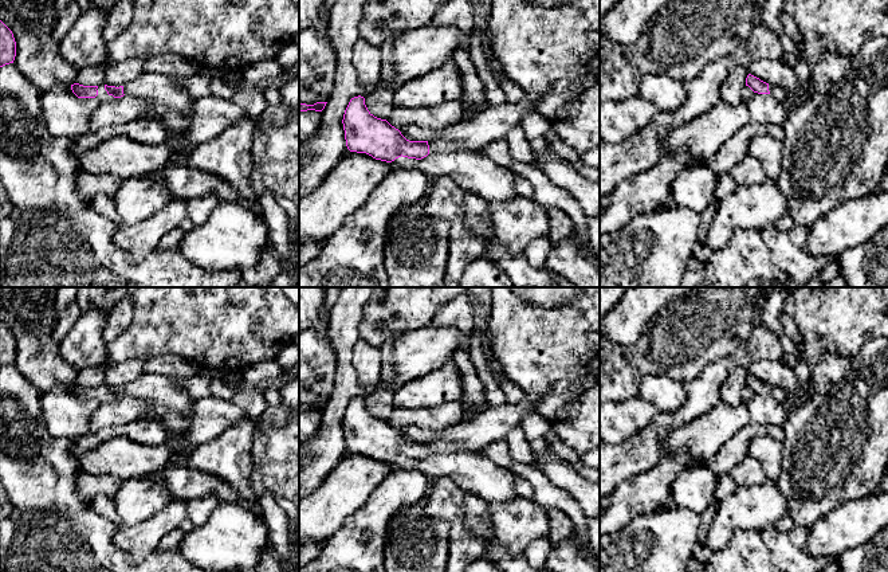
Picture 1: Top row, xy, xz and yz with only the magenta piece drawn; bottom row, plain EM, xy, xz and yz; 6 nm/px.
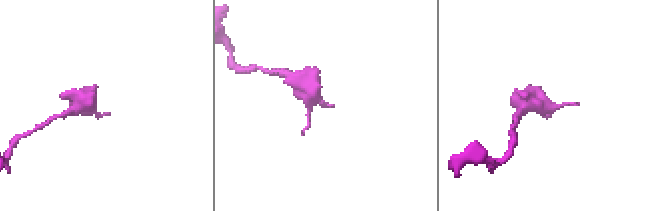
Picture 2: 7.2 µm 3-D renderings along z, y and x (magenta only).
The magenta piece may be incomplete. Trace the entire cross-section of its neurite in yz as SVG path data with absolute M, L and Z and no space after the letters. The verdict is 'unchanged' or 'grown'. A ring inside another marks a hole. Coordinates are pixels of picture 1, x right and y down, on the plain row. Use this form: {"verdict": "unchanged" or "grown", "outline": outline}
{"verdict": "grown", "outline": "M751 375L746 379L746 387L748 387L754 393L770 395L778 403L787 403L789 395L782 388L769 385Z"}

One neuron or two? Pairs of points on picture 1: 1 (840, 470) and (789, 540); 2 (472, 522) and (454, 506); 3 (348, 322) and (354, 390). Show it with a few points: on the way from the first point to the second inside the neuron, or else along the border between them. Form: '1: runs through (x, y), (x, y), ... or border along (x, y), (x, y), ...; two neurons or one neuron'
1: border along (796, 524), (808, 529); two neurons
2: border along (466, 494), (464, 527), (487, 540); two neurons
3: runs through (344, 339), (345, 373); one neuron

